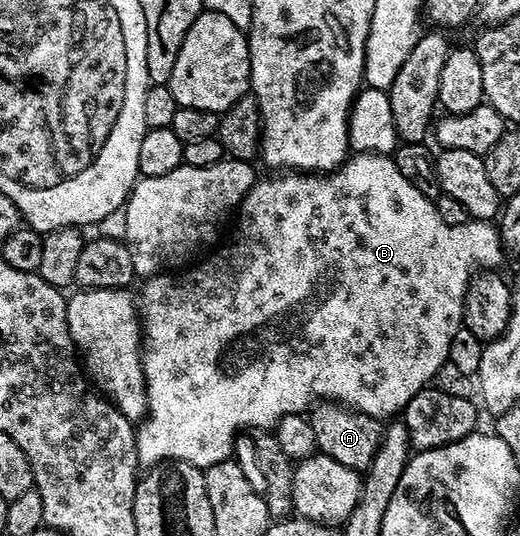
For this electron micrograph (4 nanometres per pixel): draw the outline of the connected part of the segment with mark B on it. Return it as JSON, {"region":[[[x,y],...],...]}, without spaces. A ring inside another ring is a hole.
{"region":[[[355,152],[329,173],[282,171],[266,176],[270,177],[255,180],[248,195],[238,204],[238,226],[226,242],[223,240],[210,251],[215,253],[207,252],[201,258],[203,261],[191,269],[163,271],[141,282],[142,370],[146,376],[147,414],[136,433],[139,466],[149,467],[159,461],[186,461],[205,471],[212,463],[220,463],[233,454],[230,452],[234,449],[237,429],[251,425],[254,431],[273,430],[284,415],[305,414],[316,399],[345,403],[349,408],[379,419],[401,414],[407,403],[433,382],[436,371],[450,359],[452,335],[463,328],[462,312],[470,278],[479,267],[486,271],[497,270],[504,258],[502,240],[491,222],[471,219],[465,225],[444,223],[433,200],[420,195],[420,191],[400,175],[400,167],[396,167],[393,156]]]}

